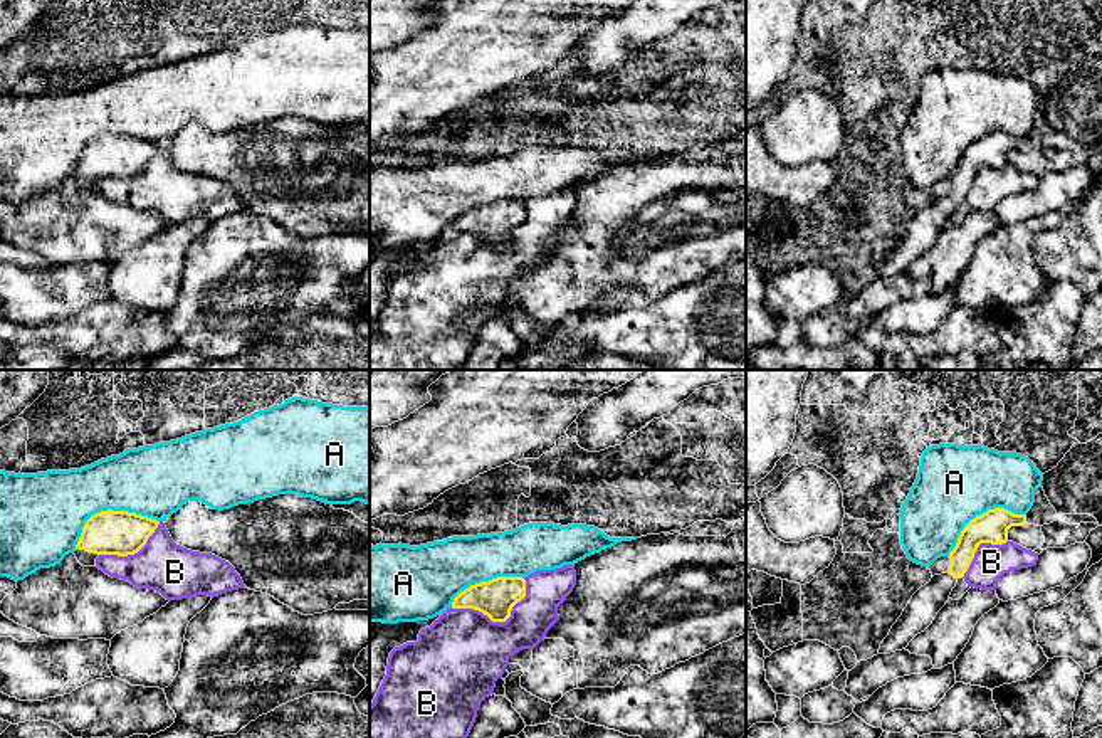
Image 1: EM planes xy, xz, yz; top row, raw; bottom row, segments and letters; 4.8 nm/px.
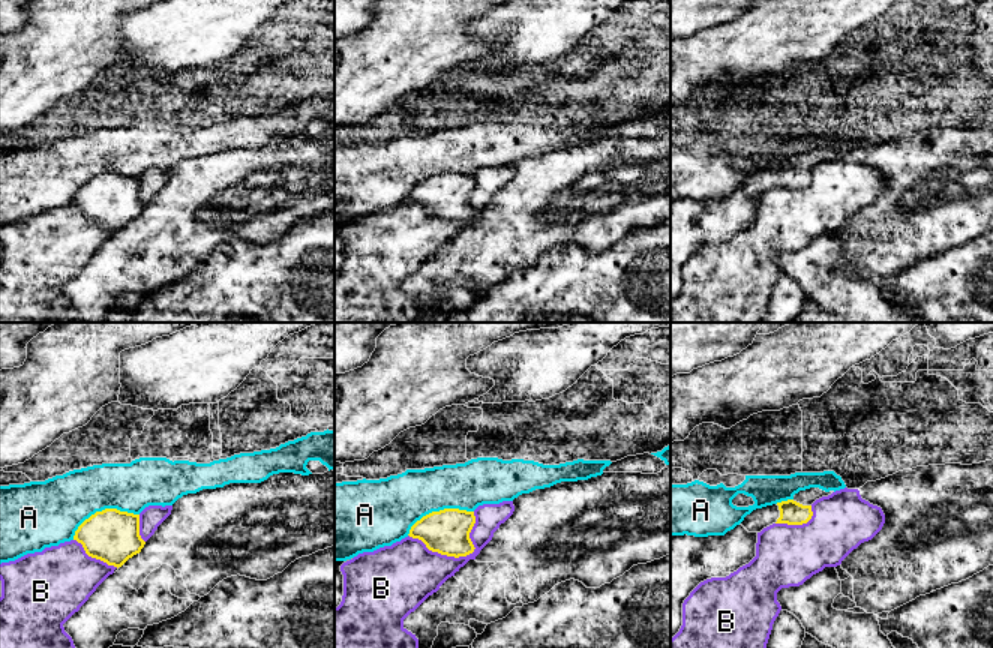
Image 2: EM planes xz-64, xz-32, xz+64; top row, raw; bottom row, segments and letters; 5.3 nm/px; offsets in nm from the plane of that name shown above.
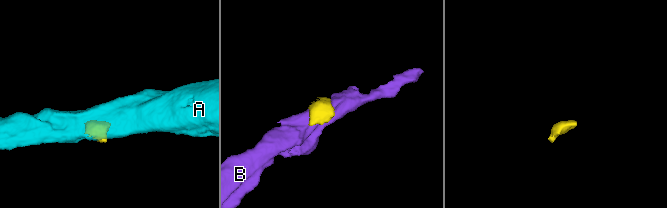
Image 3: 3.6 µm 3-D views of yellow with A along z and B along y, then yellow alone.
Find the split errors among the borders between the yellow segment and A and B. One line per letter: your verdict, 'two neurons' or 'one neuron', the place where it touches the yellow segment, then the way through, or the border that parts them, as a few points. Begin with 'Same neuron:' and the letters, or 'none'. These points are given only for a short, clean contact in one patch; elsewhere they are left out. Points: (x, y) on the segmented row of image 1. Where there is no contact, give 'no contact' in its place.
Same neuron: none
A: two neurons; meets yellow in xy at (108, 510)
B: two neurons; meets yellow in xz at (498, 621)

